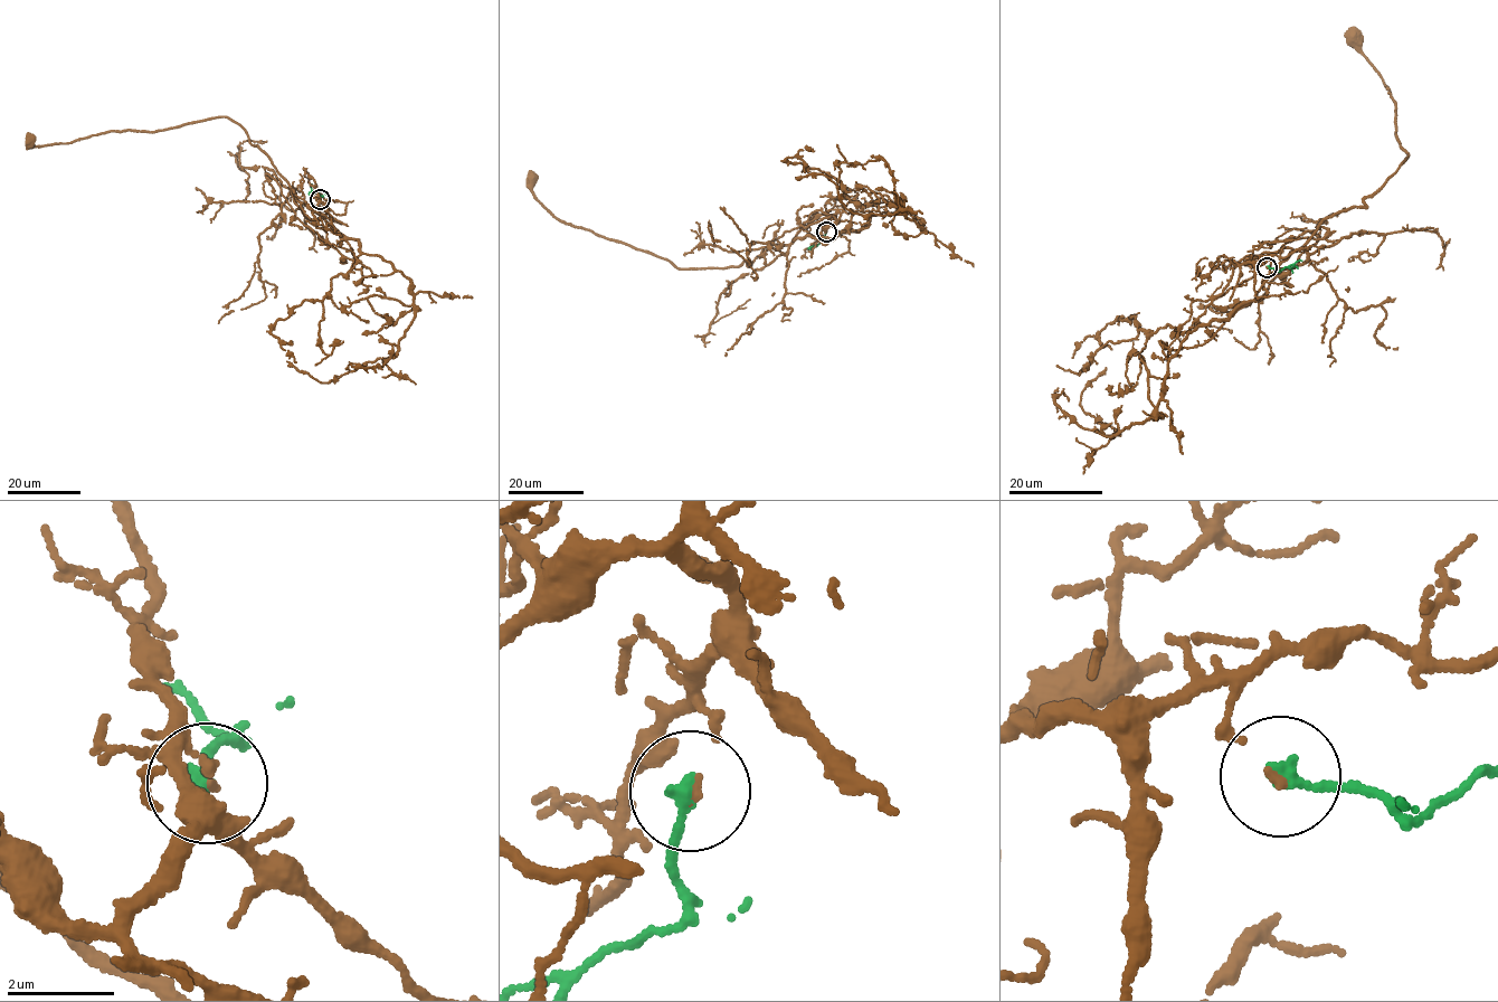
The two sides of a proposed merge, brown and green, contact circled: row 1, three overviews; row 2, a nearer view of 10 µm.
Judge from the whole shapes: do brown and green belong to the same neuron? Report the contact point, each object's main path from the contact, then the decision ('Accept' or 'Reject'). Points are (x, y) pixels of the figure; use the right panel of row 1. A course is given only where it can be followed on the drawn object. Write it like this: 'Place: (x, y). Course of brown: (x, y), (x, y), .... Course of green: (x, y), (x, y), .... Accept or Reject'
Place: (1267, 267). Course of brown: (1267, 266), (1244, 263), (1260, 255), (1242, 258), (1171, 359), (1157, 410), (1113, 435), (1080, 402), (1106, 367). Course of green: (1267, 266), (1279, 271), (1289, 264), (1295, 266), (1292, 273). Accept

